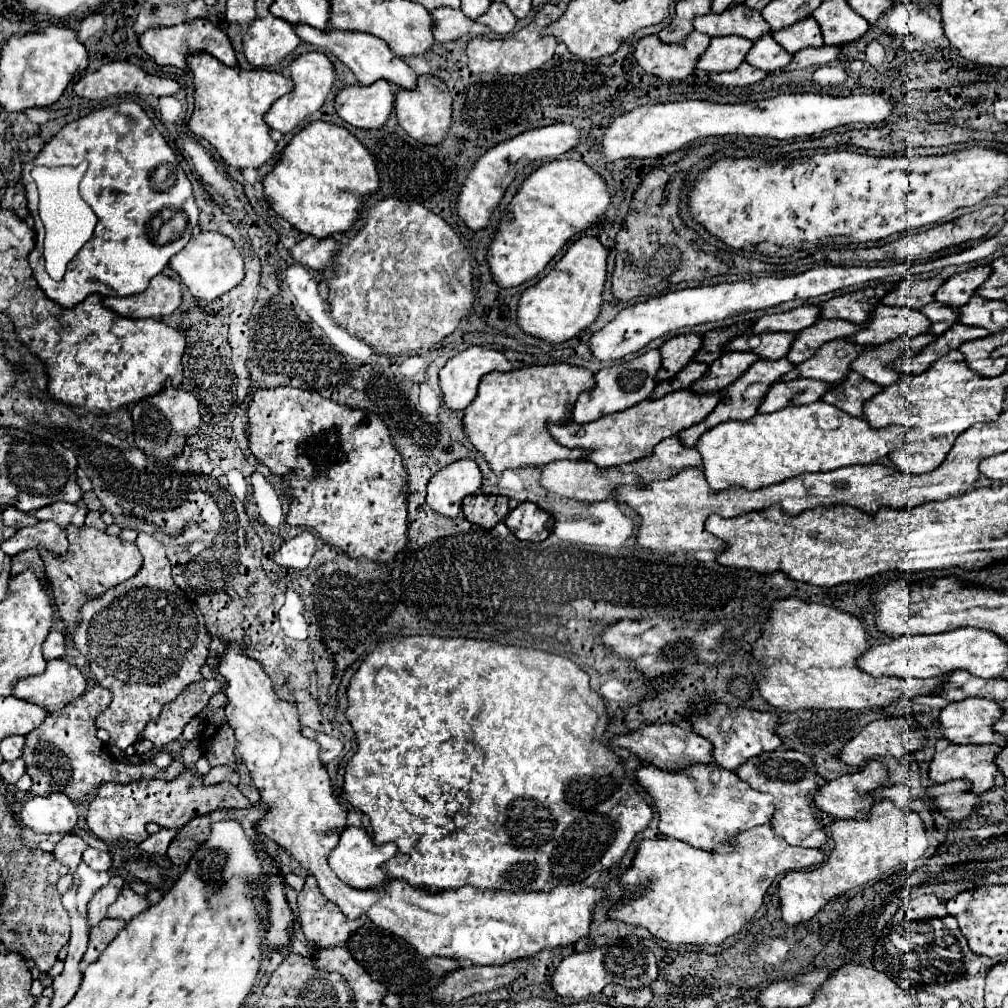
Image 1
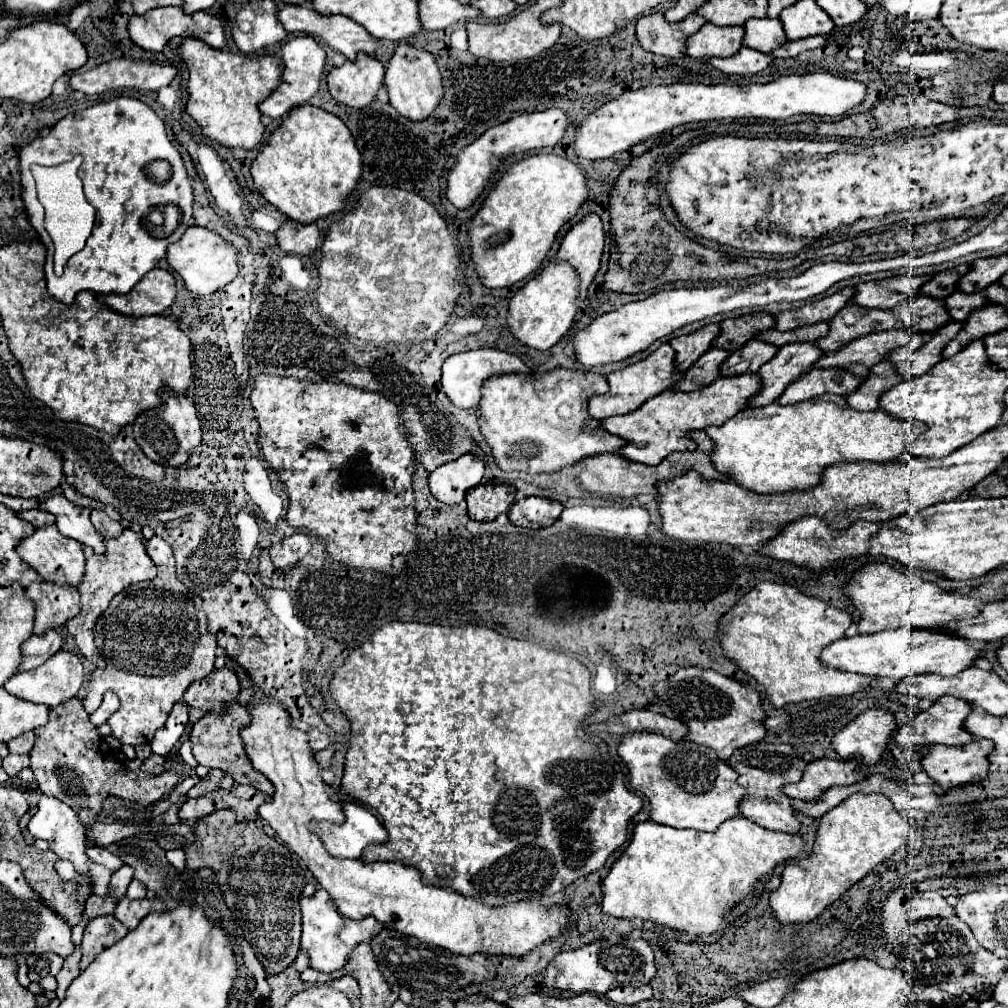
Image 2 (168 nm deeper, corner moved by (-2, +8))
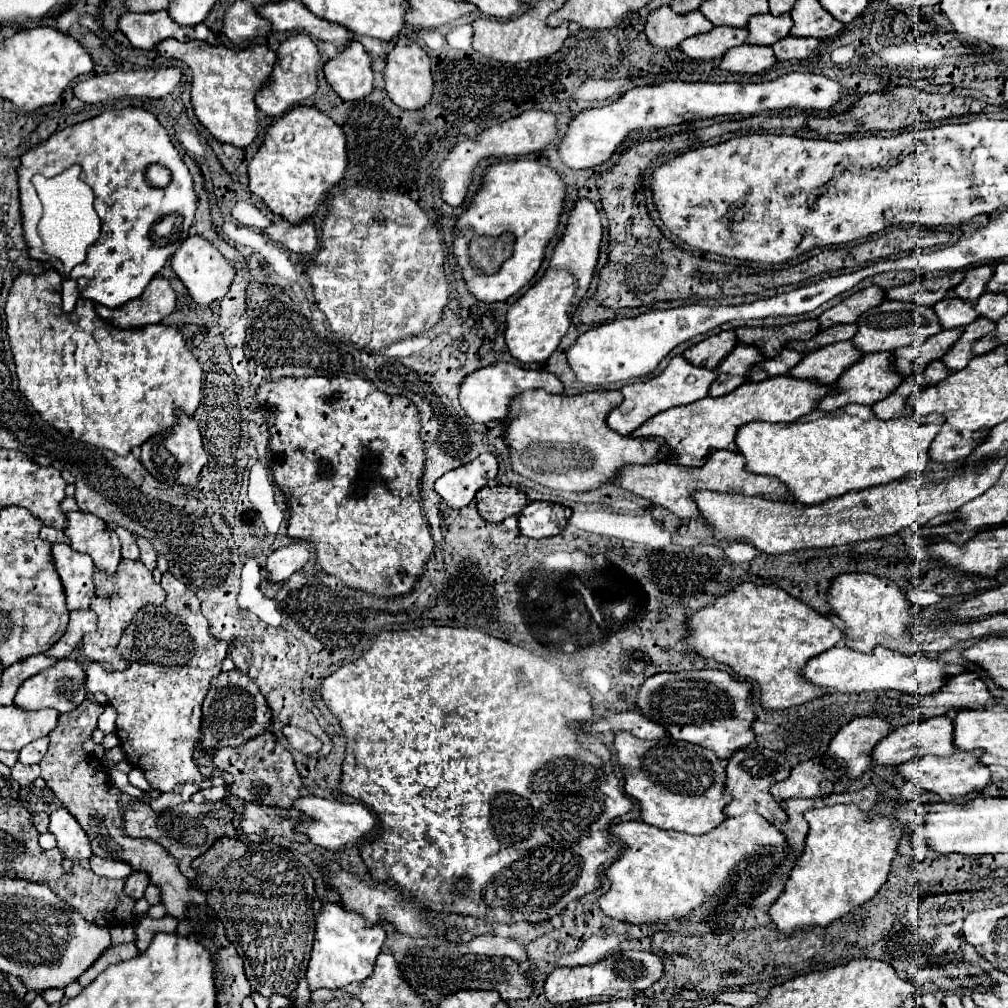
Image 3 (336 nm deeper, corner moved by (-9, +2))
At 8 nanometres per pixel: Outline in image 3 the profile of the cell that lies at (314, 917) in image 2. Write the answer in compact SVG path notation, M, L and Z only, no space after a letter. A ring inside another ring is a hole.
M326 902L322 906L322 912L316 916L316 940L306 972L310 992L318 988L338 990L350 982L366 980L374 970L374 962L376 956L382 952L384 940L386 930L380 924L366 926L360 914L344 910L340 904Z

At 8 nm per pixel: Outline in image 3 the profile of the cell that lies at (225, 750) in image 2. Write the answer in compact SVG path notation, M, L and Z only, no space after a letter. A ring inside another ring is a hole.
M272 732L256 736L238 748L212 750L212 756L214 756L214 764L220 770L230 772L234 776L232 794L242 798L244 802L290 808L292 802L302 794L302 780L294 766L294 760Z

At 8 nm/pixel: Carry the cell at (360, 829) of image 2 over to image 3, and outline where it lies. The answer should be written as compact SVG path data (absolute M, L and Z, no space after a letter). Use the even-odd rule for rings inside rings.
M304 794L298 800L294 800L294 806L300 814L304 814L308 820L300 822L294 826L294 832L306 834L310 838L312 844L322 846L326 850L340 850L350 842L356 842L358 838L366 836L374 826L376 826L376 818L372 816L372 812L364 806L364 804L344 804L344 802L336 802L336 800L326 800L320 796L312 796L312 794Z

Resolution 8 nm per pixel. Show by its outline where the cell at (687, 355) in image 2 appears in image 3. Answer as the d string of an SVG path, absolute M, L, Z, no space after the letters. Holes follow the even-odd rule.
M726 330L726 332L720 332L716 336L710 336L710 338L698 342L698 344L690 346L684 352L684 358L688 362L692 362L694 366L716 370L716 366L734 350L736 344L738 344L736 332Z

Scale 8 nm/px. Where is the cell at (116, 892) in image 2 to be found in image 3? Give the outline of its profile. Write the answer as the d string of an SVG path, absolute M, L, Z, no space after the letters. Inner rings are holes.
M132 872L128 878L126 878L126 886L124 886L124 892L128 896L132 896L134 900L142 898L144 896L144 890L146 886L150 884L150 878L146 872Z

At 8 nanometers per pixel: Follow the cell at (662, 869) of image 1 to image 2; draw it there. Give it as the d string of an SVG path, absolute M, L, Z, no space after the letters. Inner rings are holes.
M743 816L723 822L715 832L677 830L657 822L639 822L635 824L629 848L603 880L603 912L617 918L651 920L691 936L711 936L721 926L725 914L755 892L763 876L771 874L777 864L797 858L803 852L805 844L799 834L771 832Z

